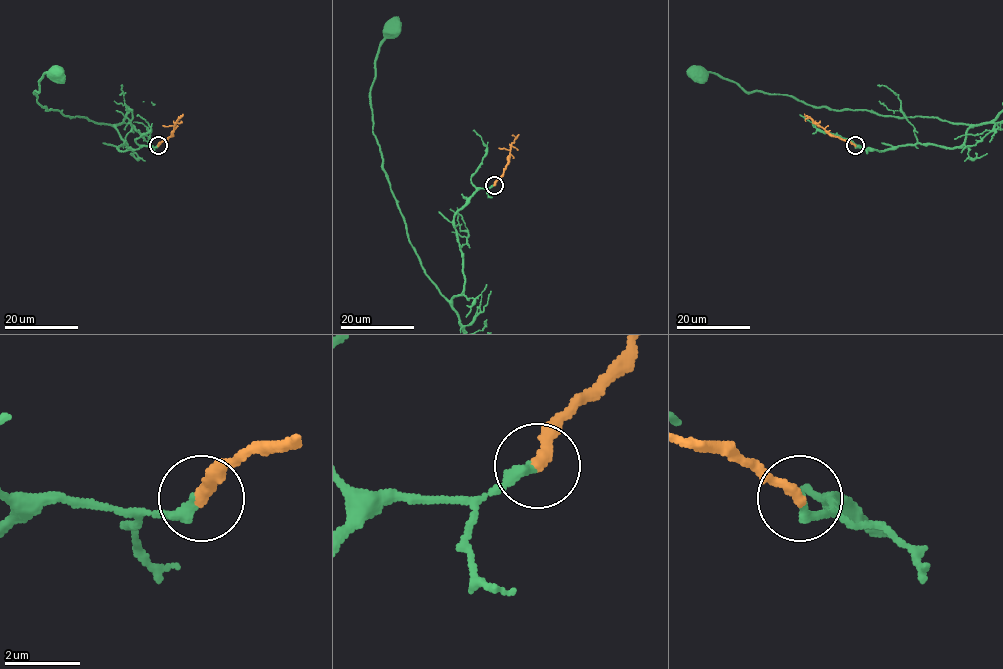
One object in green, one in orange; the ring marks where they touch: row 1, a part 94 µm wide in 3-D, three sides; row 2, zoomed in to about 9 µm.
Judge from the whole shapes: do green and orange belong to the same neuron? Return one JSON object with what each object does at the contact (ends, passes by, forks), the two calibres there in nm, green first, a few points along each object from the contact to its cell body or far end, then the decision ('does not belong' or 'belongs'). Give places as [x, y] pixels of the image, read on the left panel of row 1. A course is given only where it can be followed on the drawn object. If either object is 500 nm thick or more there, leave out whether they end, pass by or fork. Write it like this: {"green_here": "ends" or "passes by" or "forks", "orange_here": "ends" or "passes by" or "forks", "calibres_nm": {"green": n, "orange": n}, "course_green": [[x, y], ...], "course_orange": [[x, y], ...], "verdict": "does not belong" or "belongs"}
{"green_here": "ends", "orange_here": "ends", "calibres_nm": {"green": 280, "orange": 320}, "course_green": [[158, 146], [123, 151], [121, 145], [129, 147], [111, 125], [46, 110], [34, 91], [46, 72], [56, 74]], "course_orange": [[158, 146], [172, 135], [175, 124], [183, 113]], "verdict": "belongs"}

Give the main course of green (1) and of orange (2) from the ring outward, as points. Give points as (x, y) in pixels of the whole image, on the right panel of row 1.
1: (855, 146), (960, 146), (970, 125), (814, 107), (788, 95), (745, 91), (712, 72), (698, 74)
2: (855, 146), (829, 135), (804, 113)

